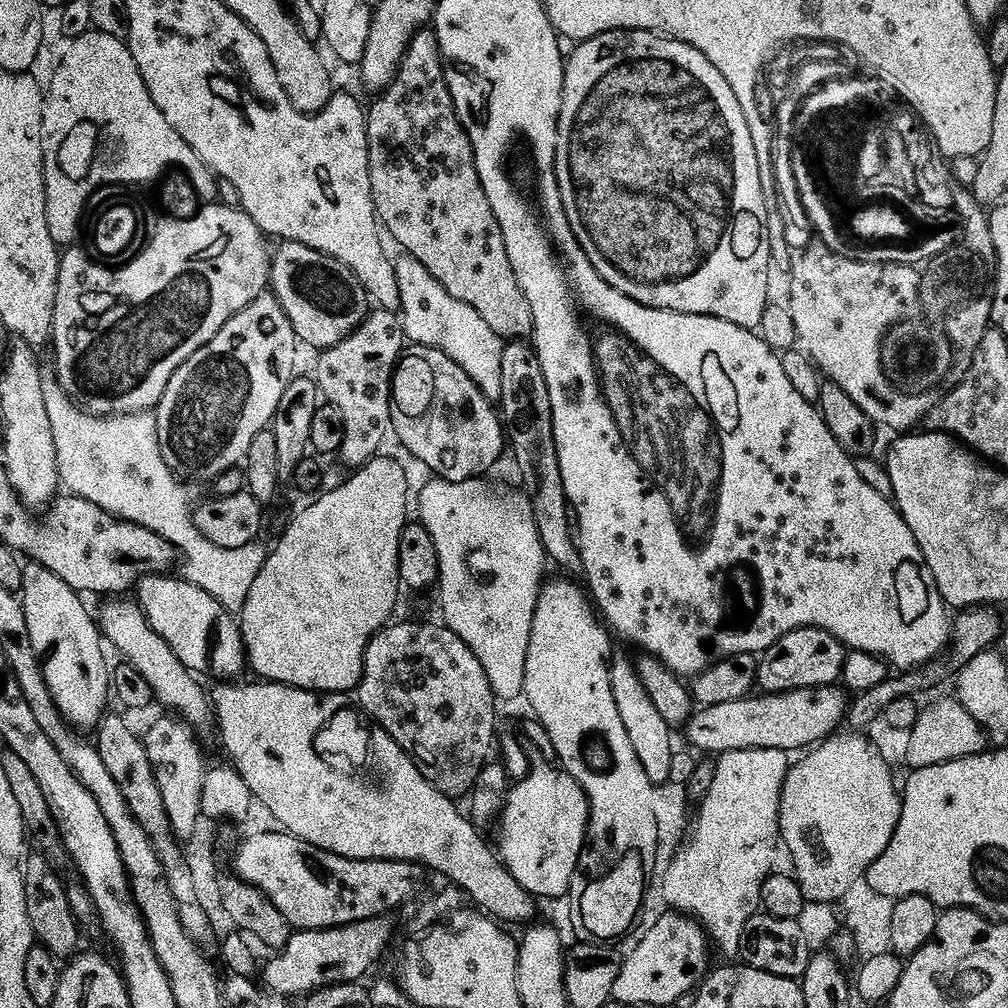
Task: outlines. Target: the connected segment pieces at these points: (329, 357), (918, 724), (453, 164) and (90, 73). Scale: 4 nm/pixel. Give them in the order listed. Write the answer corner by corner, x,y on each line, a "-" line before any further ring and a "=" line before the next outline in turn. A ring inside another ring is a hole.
378,306
343,340
319,353
314,379
323,399
340,410
343,438
338,441
338,448
345,467
357,468
371,460
388,436
392,376
405,344
399,315
393,309
=
936,700
929,708
919,709
919,716
912,728
906,732
908,741
904,744
904,760
909,769
922,766
934,766
942,762
950,762
954,758
966,758
970,754
978,754
989,747
990,741
984,735
982,726
974,722
974,717
959,700
=
421,27
413,34
396,75
373,100
376,101
366,108
368,173
372,205
376,207
376,218
383,231
387,235
389,232
407,255
418,258
454,298
474,306
494,334
502,338
531,337
530,302
526,302
526,294
522,294
522,286
518,286
510,258
506,258
506,242
502,242
502,230
494,218
494,210
490,210
474,166
470,138
452,108
436,34
431,27
=
89,30
69,39
66,46
68,49
61,54
52,77
48,84
46,80
46,87
43,89
40,141
44,155
44,205
49,230
53,234
75,233
80,223
84,196
88,195
93,185
100,184
100,181
150,178
154,184
162,186
162,168
171,161
184,165
192,173
194,192
201,201
215,201
217,177
212,169
200,161
198,154
194,154
194,150
178,134
178,130
174,130
174,126
166,122
162,110
154,106
154,98
150,98
146,82
142,82
142,74
138,74
138,66
134,66
134,58
127,43
111,34

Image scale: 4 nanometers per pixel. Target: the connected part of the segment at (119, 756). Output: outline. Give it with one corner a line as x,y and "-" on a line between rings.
120,714
101,716
100,723
94,729
94,735
96,735
94,745
98,755
102,758
106,769
110,770
110,775
119,789
122,790
122,796
131,814
145,828
146,834
154,845
161,846
166,843
168,838
171,838
172,832
143,739
132,732
128,722

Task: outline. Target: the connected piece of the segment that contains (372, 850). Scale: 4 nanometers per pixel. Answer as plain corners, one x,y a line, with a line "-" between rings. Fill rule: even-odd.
216,682
213,688
210,688
210,703
214,713
214,724
220,727
220,740
224,743
224,748
228,751
230,764
235,768
237,774
246,782
252,793
255,803
265,808
274,819
277,820
279,827
285,832
294,834
305,844
312,844
315,848
321,848
324,852
333,852
346,858
355,860
411,860
425,869
433,868
436,872
441,872
444,876
449,876
451,883
461,889
469,901
476,906
481,912
487,913
488,916
495,918
497,921
505,920
508,924
527,925
533,919
532,915
536,912
537,901
533,893
527,892
523,886
516,881
512,875
509,865
504,864
498,857
492,853
492,848
486,841
480,837
481,829
472,822
465,813
460,813
456,809
457,801
444,792
440,792
430,781
423,776
421,770
412,761
411,756
384,730
376,726
371,729
370,739
372,742
372,752
377,758
376,772
384,775
380,784
372,784
368,780
345,780
344,776
338,776
336,772
328,771
324,763
318,762
318,754
314,754
314,734
318,727
316,720
316,700
317,693
311,692
308,688
295,688
289,684
278,684
275,682
256,682
260,684
236,684
240,682

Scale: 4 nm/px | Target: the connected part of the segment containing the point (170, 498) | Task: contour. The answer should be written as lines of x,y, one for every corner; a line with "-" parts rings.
44,378
41,388
53,431
59,483
68,487
65,489
71,495
86,498
111,516
156,532
172,545
179,559
184,559
183,579
209,592
228,612
239,613
269,549
260,542
233,548
214,546
194,526
188,496
180,485
183,483
169,470
160,453
155,415
146,411
96,416
74,404
54,378

